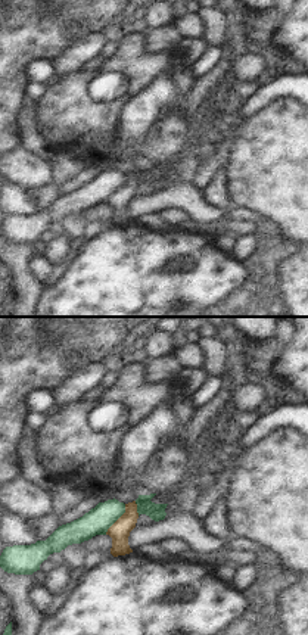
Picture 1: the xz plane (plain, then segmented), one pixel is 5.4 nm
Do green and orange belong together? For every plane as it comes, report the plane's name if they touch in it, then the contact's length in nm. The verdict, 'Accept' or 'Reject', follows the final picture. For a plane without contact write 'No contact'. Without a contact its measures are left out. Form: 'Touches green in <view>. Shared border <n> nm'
Touches green in xz. Shared border 200 nm.

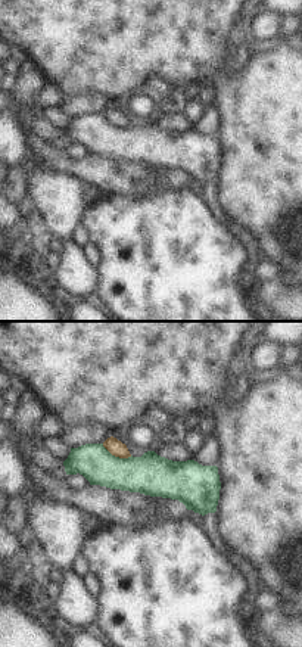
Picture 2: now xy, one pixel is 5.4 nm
Touches green in xy. Shared border 180 nm.

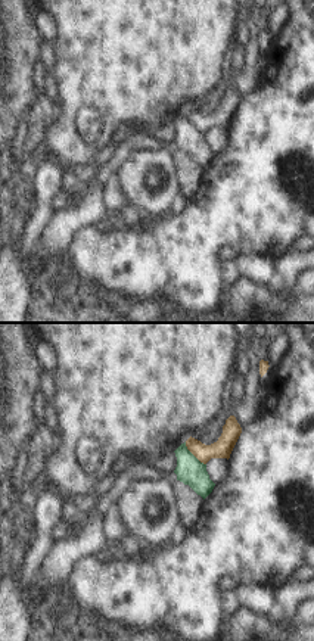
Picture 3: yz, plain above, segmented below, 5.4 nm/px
Touches green in yz. Shared border 170 nm.

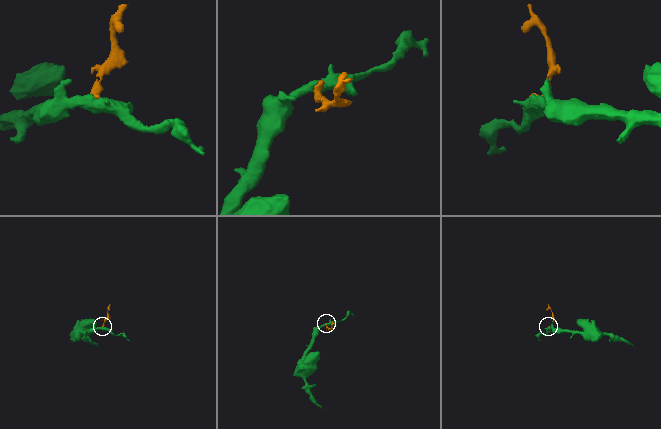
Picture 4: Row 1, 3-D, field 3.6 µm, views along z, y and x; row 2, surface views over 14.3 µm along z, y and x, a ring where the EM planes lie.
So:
Reject.

